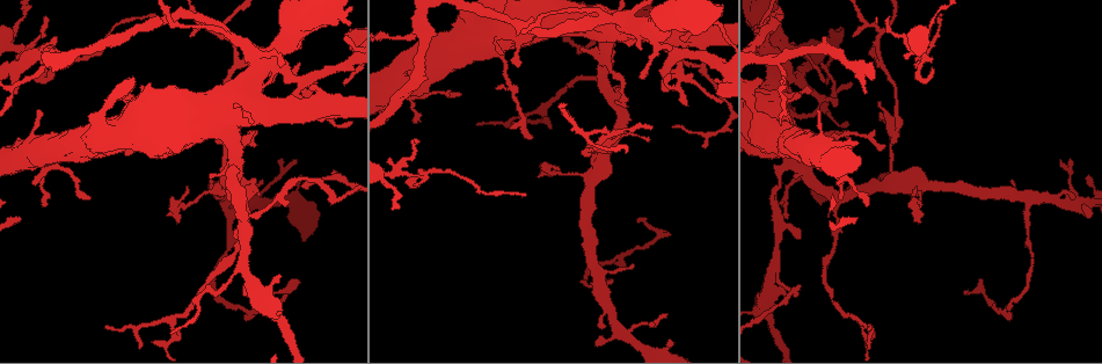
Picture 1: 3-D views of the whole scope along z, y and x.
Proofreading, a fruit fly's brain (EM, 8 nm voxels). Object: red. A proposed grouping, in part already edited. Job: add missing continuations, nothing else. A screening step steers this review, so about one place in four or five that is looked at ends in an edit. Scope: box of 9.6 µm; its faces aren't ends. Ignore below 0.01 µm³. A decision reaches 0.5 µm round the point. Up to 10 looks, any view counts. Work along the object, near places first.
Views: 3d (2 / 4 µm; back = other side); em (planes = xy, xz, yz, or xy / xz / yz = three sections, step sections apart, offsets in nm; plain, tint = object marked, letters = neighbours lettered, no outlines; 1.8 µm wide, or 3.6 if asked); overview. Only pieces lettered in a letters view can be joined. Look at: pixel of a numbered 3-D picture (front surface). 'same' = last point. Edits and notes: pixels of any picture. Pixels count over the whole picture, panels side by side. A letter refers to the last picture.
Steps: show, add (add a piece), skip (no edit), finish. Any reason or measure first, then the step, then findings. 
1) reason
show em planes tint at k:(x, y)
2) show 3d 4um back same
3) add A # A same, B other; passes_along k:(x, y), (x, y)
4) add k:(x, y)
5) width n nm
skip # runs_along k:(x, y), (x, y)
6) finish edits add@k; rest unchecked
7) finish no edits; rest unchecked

arms part here
show 3d 2um at 1:(590, 24)

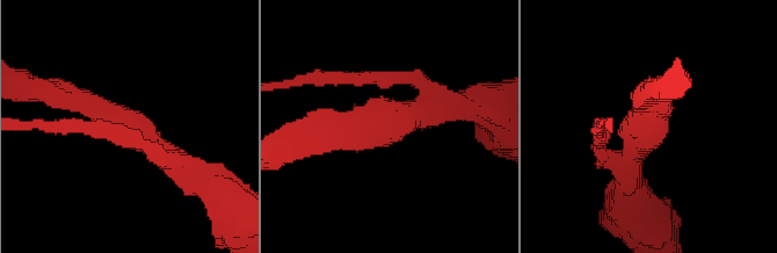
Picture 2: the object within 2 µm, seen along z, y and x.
need the tissue
show em 3.6um planes plain at 2:(125, 128)

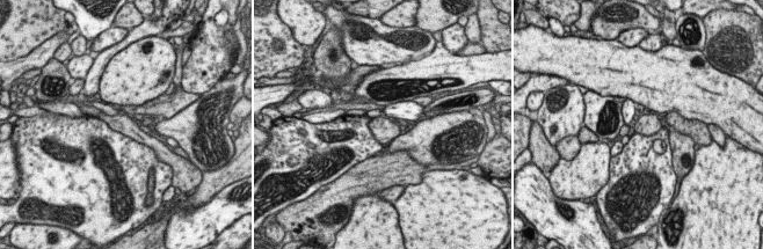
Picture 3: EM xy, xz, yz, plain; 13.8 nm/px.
see the neighbours
show em 3.6um planes letters same

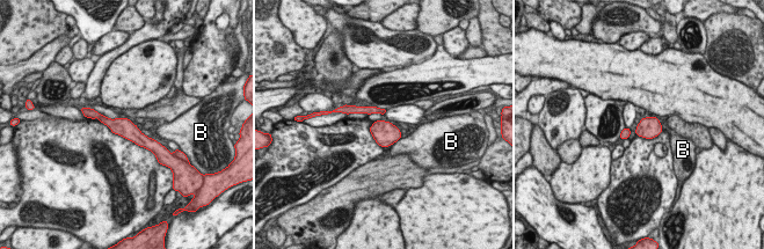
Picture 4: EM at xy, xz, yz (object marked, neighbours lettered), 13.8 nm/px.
skip # B other; runs_along 4:(95, 115), (124, 126), (152, 146); none of them fits

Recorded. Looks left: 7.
tapers out
show 3d 4um at 1:(412, 119)

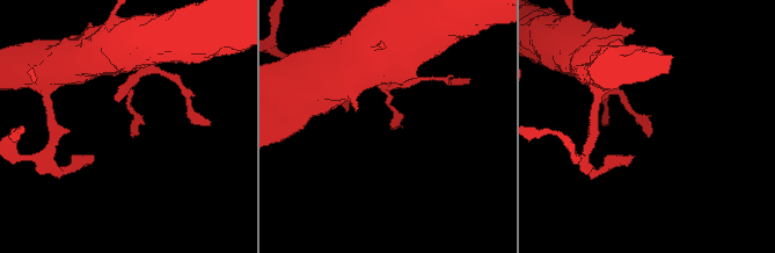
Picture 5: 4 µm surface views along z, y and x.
show em planes letters at 5:(389, 125)

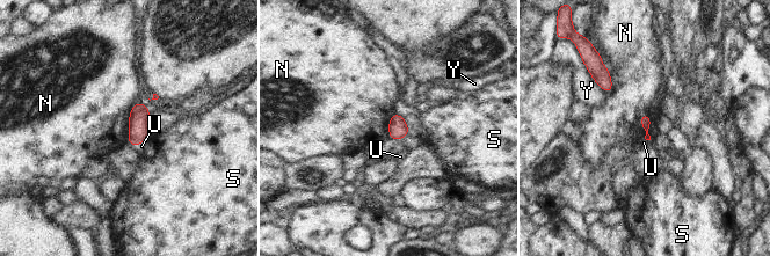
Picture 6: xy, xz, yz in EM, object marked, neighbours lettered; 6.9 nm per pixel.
add U # N other, S other, U same, Y other; passes_along 6:(138, 122), (137, 145), (142, 146); the cell continues

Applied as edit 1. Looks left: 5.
branch stops here
show 3d 4um at 1:(277, 275)

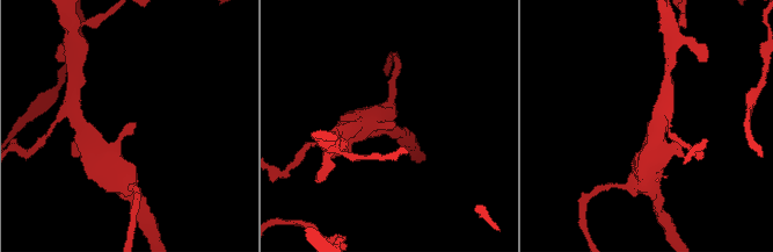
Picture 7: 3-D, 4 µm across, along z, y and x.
show em planes letters at 7:(392, 124)

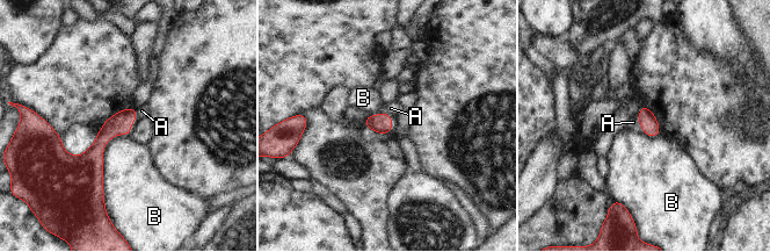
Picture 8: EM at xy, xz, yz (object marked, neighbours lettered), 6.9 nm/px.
skip # A other, B other; runs_along 8:(132, 112), (85, 159), (68, 158); no lettered piece goes on from it

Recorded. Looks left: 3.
free end
show em planes letters at 1:(336, 170)

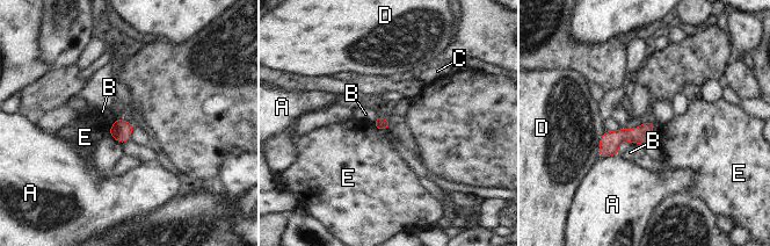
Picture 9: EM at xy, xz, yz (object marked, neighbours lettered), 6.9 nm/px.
skip # A other, B other, C other, D other, E other; runs_along 9:(649, 124), (602, 153); no lettered piece goes on from it

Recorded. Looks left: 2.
finish edits add@6; rest unchecked

